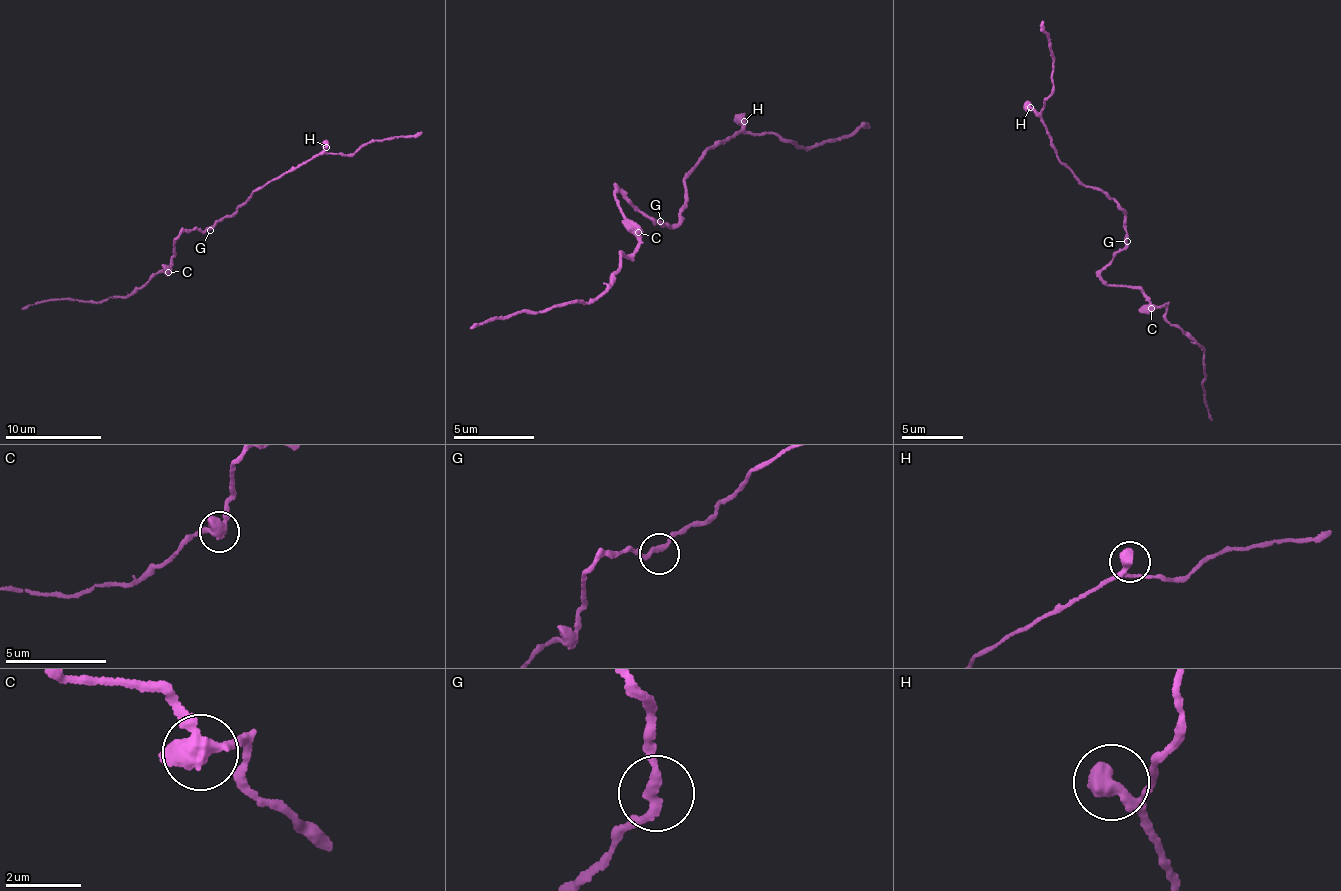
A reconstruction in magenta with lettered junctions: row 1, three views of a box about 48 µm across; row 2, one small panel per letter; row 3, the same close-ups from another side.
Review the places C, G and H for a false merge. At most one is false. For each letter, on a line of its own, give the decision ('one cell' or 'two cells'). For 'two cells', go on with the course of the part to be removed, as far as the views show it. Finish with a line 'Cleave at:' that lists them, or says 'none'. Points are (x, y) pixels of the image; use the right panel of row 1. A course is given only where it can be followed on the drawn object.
C: one cell
G: one cell
H: one cell
Cleave at: none

